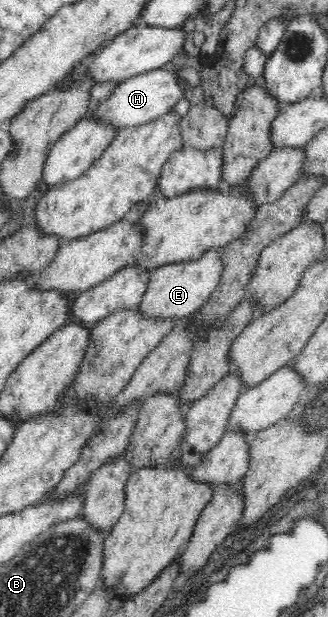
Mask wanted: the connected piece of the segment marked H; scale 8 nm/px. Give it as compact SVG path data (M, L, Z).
M165 67L127 78L120 82L113 94L104 102L89 105L86 119L99 119L100 123L109 123L117 128L133 127L149 123L166 113L173 112L175 105L185 98L186 86L179 80L177 71Z

